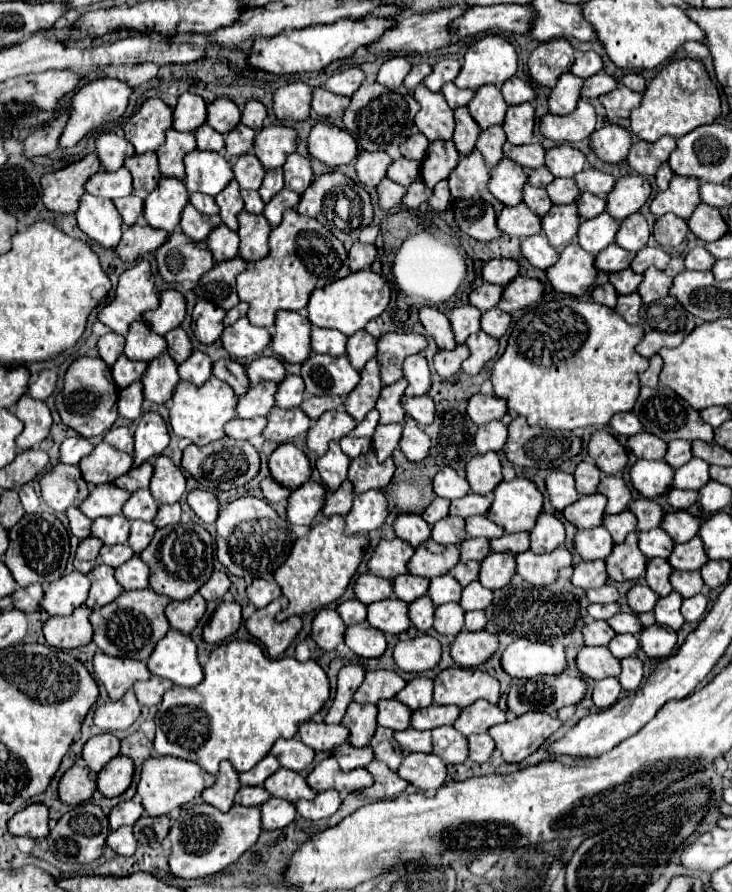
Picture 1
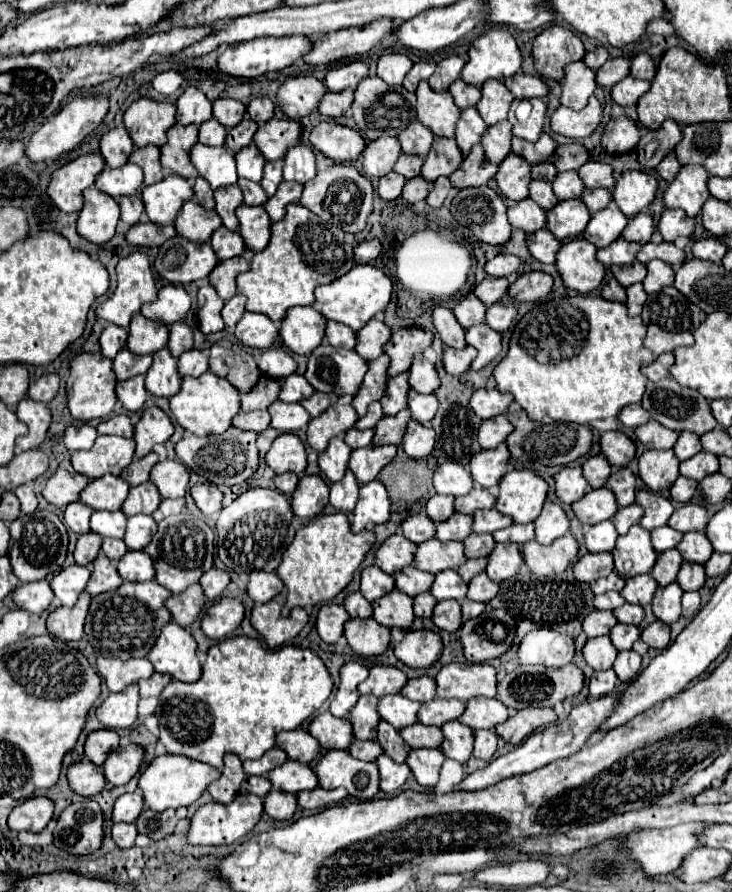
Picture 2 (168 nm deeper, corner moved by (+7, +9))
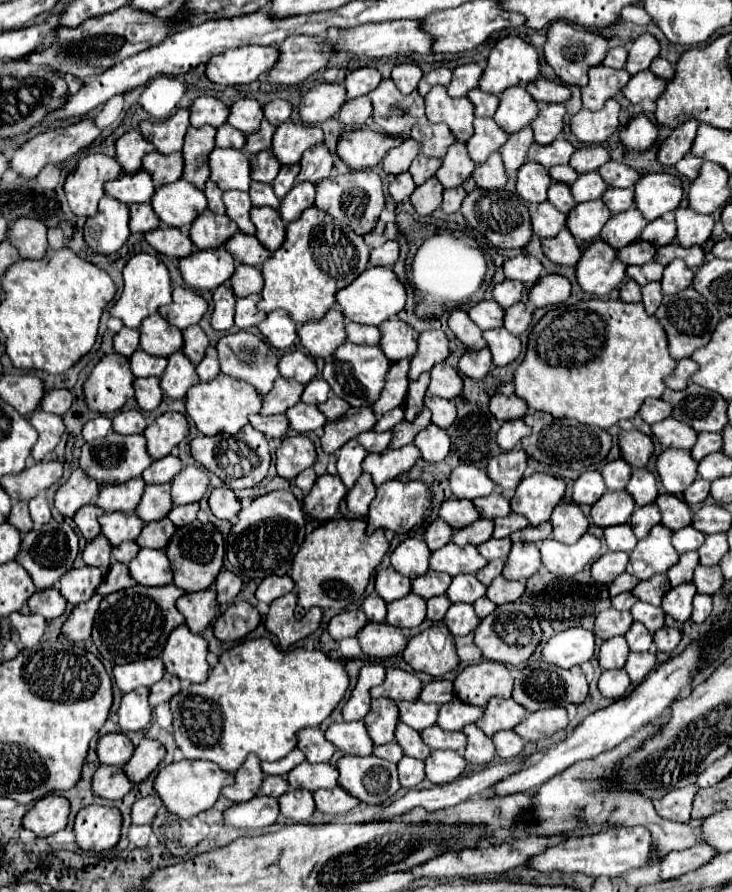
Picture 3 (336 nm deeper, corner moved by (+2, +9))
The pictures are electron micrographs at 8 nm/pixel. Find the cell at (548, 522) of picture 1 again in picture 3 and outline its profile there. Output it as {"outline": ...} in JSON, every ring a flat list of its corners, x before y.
{"outline":[[560,503,552,513,552,525,552,537,566,545,578,543,578,539,588,531,588,519,574,503]]}

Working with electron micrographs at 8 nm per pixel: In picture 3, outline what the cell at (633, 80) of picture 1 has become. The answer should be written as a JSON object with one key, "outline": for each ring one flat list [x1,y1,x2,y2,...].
{"outline":[[662,57,654,59,654,63,650,65,650,71,654,71,656,75,660,75,660,77,666,79,666,81,670,81,670,79,674,77,674,65,672,65,670,61,662,59]]}

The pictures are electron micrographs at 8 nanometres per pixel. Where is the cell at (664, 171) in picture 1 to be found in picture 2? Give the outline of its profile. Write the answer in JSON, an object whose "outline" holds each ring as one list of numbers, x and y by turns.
{"outline":[[669,153,669,155,663,157,663,161,661,161,655,169,657,169,657,173,659,173,665,181,671,181,671,179,677,175,679,167,681,167,681,165,677,163,677,157,675,157,673,153]]}

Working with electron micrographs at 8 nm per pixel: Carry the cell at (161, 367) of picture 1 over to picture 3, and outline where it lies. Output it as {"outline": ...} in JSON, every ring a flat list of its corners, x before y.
{"outline":[[174,353,172,357,168,357,168,367,166,367,164,375,160,377,160,387,162,387,164,395,170,399,184,399,188,389,192,385,196,385,198,381,200,379,198,379,190,359,186,359,186,355,182,355,182,353]]}

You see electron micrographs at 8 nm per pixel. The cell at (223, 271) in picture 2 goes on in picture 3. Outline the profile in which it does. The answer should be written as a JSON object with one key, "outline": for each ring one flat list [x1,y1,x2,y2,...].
{"outline":[[238,265,230,285,234,287,234,293,238,297,246,297,252,293,260,293,264,287,264,279,262,279,262,271,256,267,246,267,246,265]]}

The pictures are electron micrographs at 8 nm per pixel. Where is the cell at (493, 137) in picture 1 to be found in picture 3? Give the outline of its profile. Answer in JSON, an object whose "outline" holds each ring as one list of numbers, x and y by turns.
{"outline":[[524,127,522,131,510,135,510,139,506,141,506,147,502,147,500,151,504,167,508,171,518,171,526,163,526,155,532,143,534,143,534,135,530,127]]}

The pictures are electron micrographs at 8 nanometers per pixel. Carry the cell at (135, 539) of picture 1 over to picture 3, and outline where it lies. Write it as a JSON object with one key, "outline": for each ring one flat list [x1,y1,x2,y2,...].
{"outline":[[162,519,162,521,152,521,146,523,146,527,142,529,142,535,136,539,136,543,140,547,152,547,152,549,164,549,170,541,170,537,174,535,176,527,170,519]]}

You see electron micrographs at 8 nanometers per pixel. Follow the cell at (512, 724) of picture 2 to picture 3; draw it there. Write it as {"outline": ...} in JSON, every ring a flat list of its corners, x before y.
{"outline":[[564,707,554,709,542,709,536,713,530,713,514,731,522,735,526,741,536,741,544,737,552,737,556,731,568,727,568,715]]}

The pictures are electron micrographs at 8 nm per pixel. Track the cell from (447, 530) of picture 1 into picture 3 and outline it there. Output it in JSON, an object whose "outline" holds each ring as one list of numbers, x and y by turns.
{"outline":[[478,519,476,523,472,523,470,527,464,527,462,531,454,533,454,543,464,547,464,545,482,545,484,541,488,541,492,537,494,531,494,521,490,519]]}

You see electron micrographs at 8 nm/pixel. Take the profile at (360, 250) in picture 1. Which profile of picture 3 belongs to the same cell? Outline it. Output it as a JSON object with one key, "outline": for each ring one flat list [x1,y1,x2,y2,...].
{"outline":[[386,241,386,245,372,249,370,253,370,265,386,265,392,267,398,261,400,255,400,245,398,241]]}

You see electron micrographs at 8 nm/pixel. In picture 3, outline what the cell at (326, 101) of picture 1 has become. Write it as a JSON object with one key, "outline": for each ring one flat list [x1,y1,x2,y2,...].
{"outline":[[358,97,342,105,342,111,338,111,338,121,346,125,360,127,372,117,372,103,368,97]]}

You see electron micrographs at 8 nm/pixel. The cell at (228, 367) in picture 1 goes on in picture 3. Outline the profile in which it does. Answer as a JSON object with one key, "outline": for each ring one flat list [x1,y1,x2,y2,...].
{"outline":[[234,331,234,333,224,335,218,341,216,349,218,349,218,361,220,361,222,373,234,379,240,379,240,381,248,381,262,395,266,395,274,387,274,381,280,375,278,373,278,353,262,339,262,335,256,335,250,331]]}

